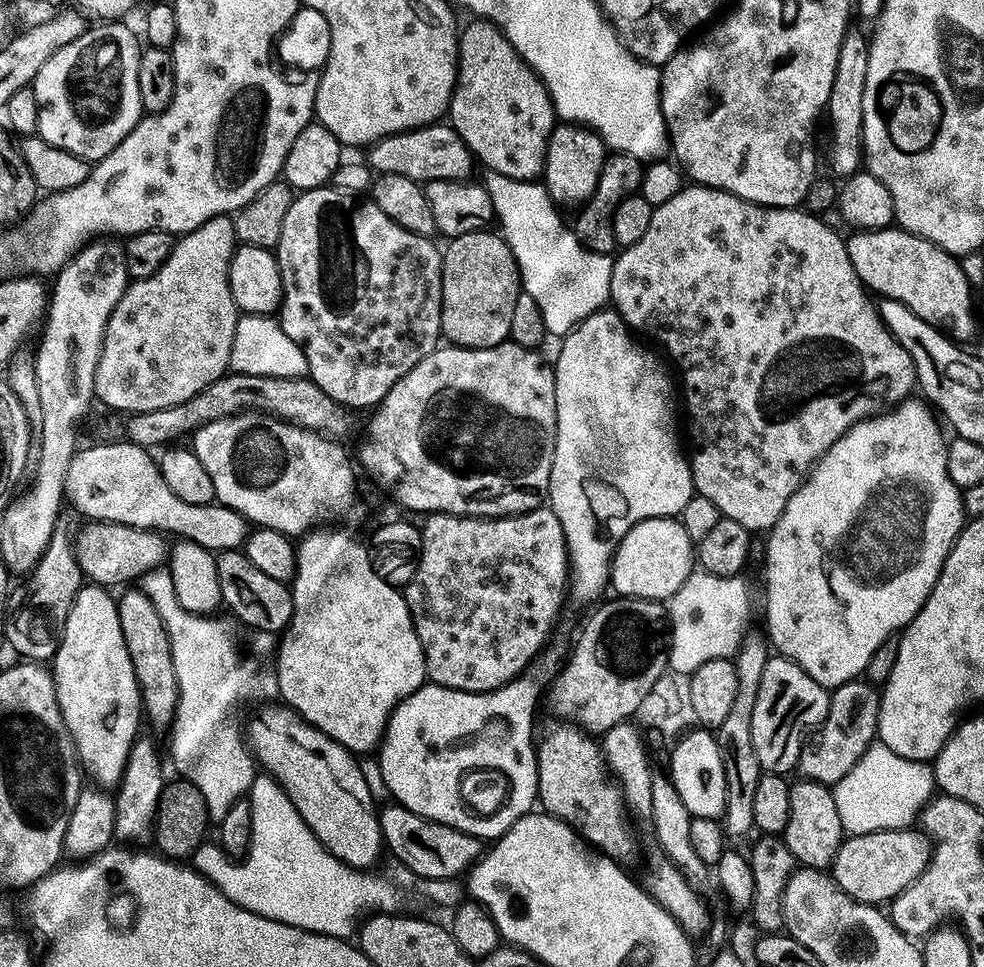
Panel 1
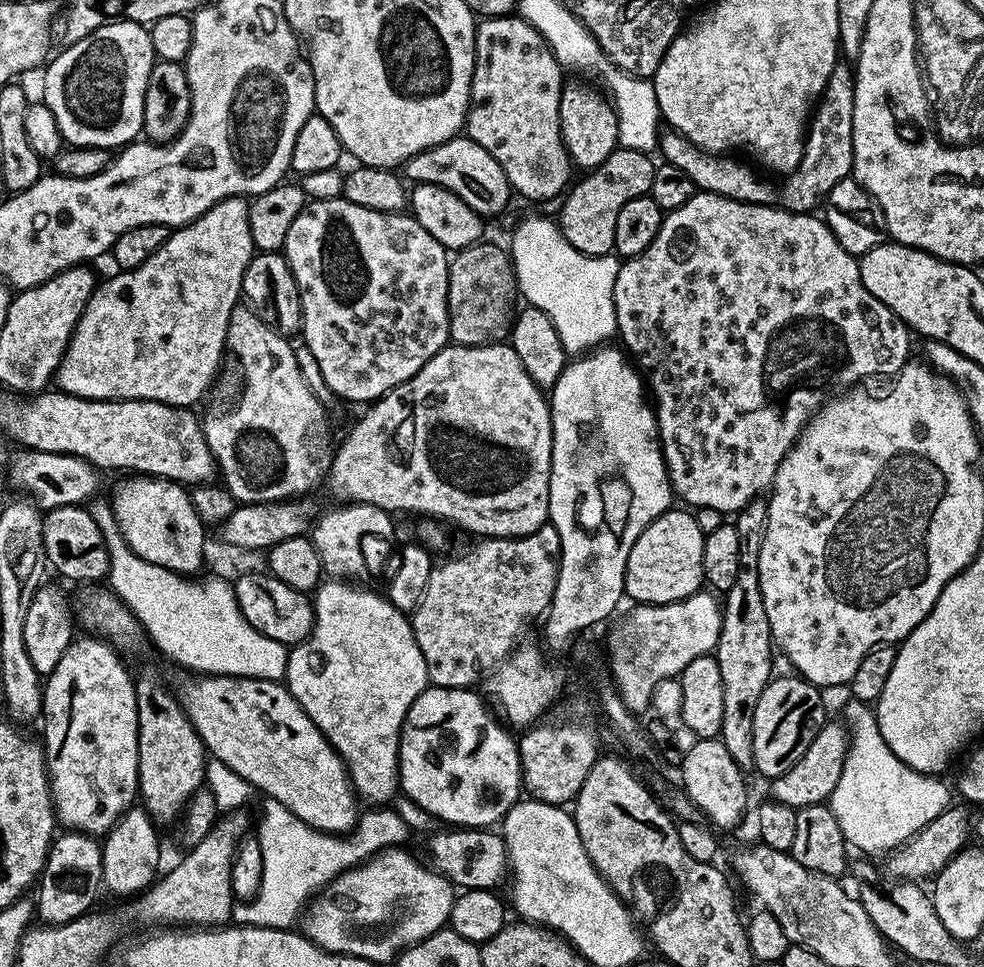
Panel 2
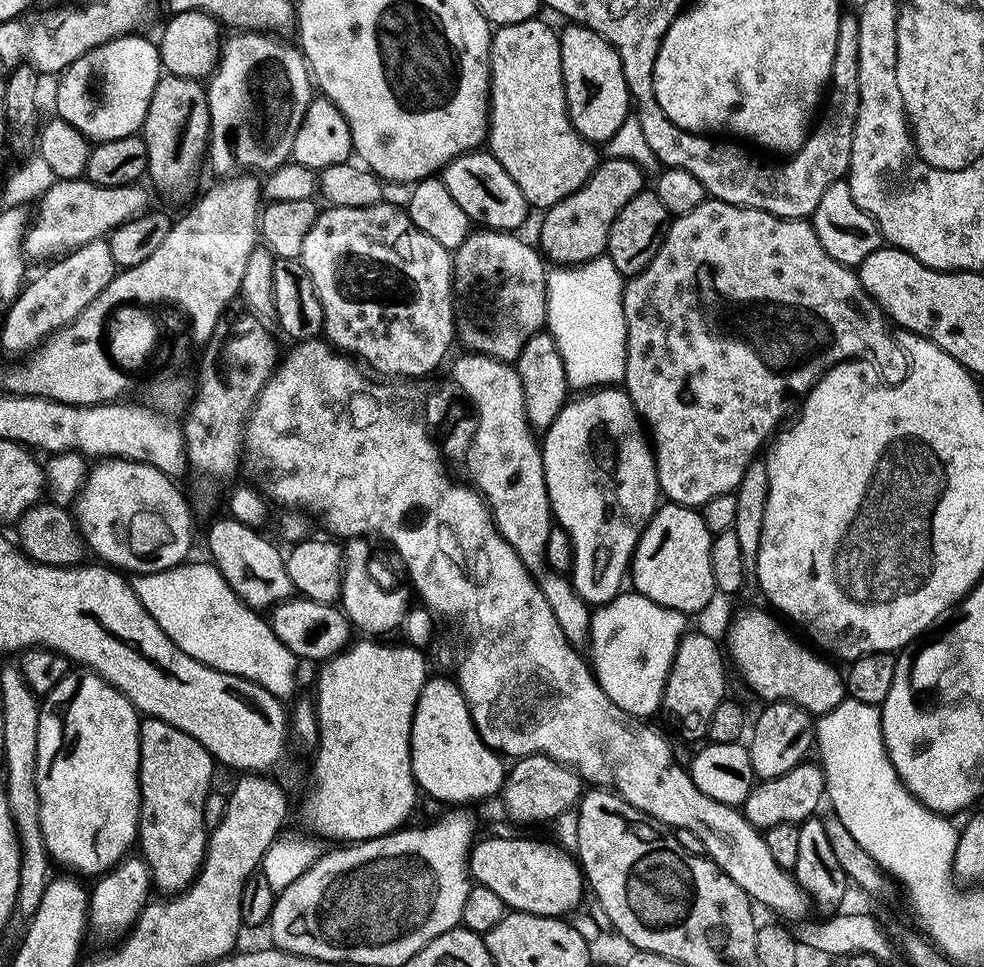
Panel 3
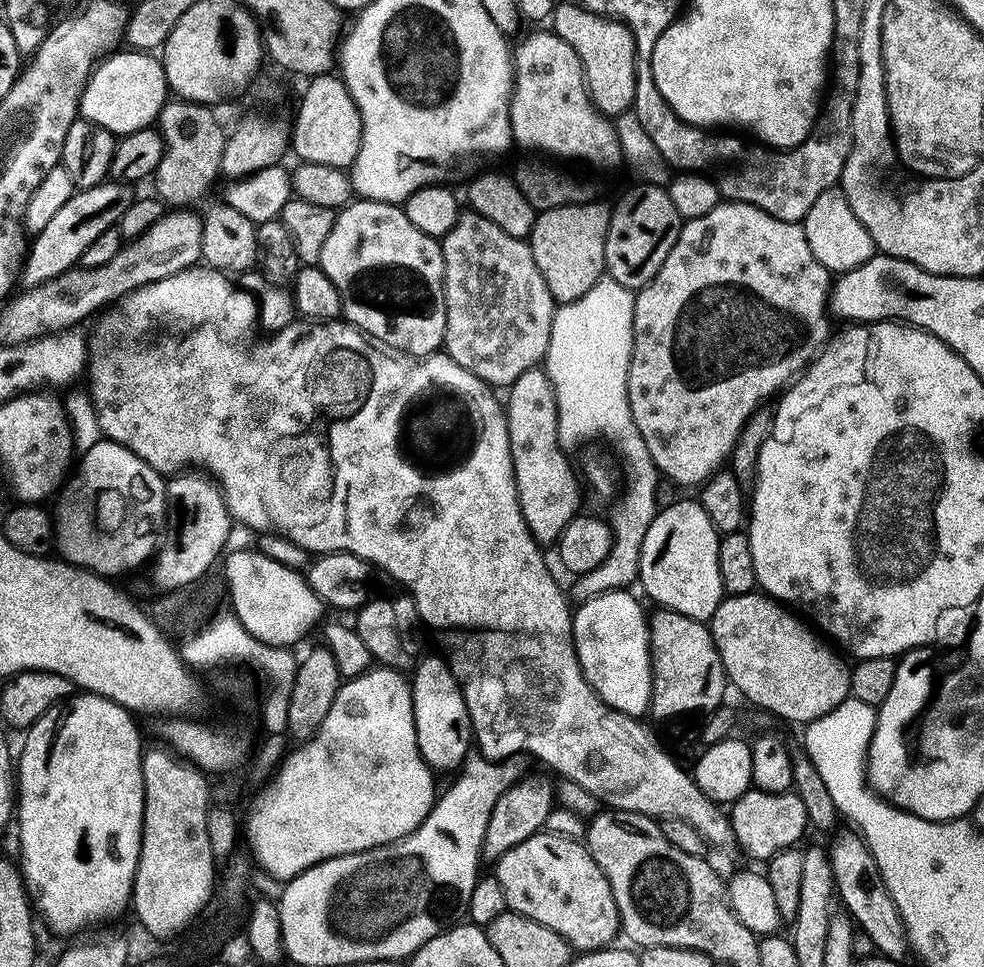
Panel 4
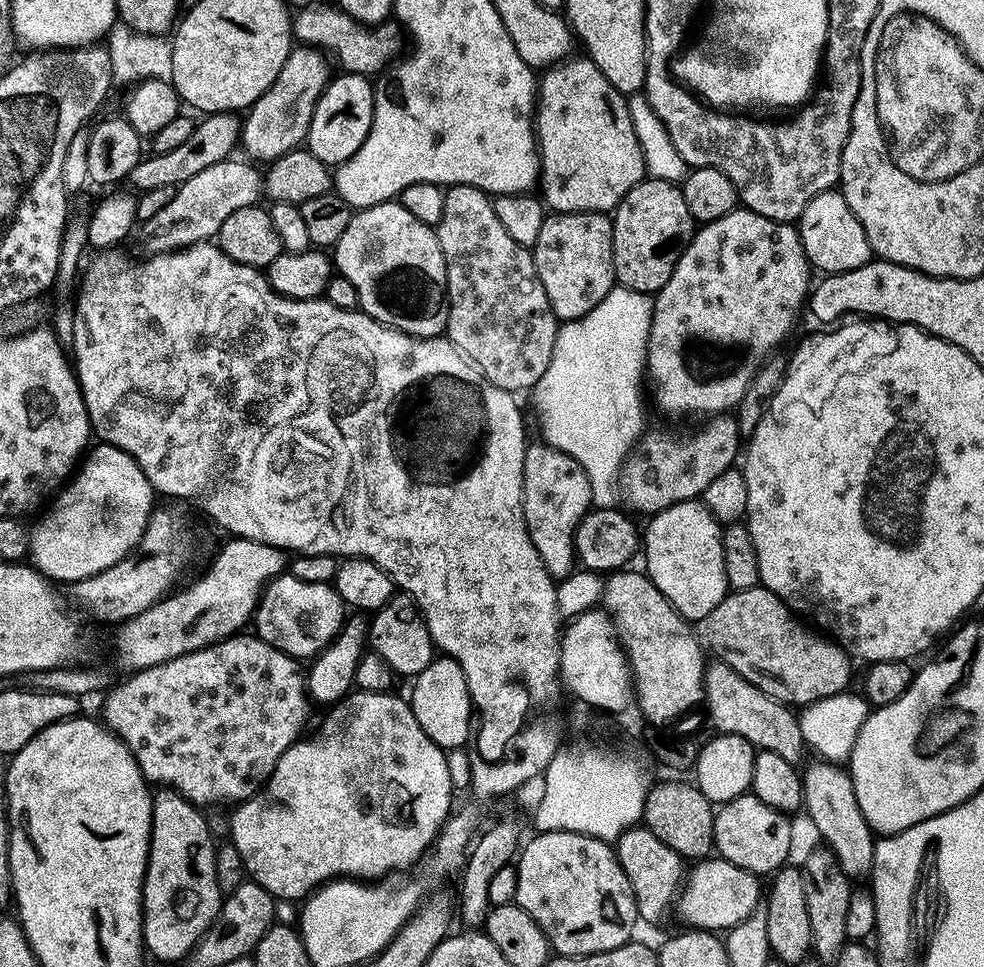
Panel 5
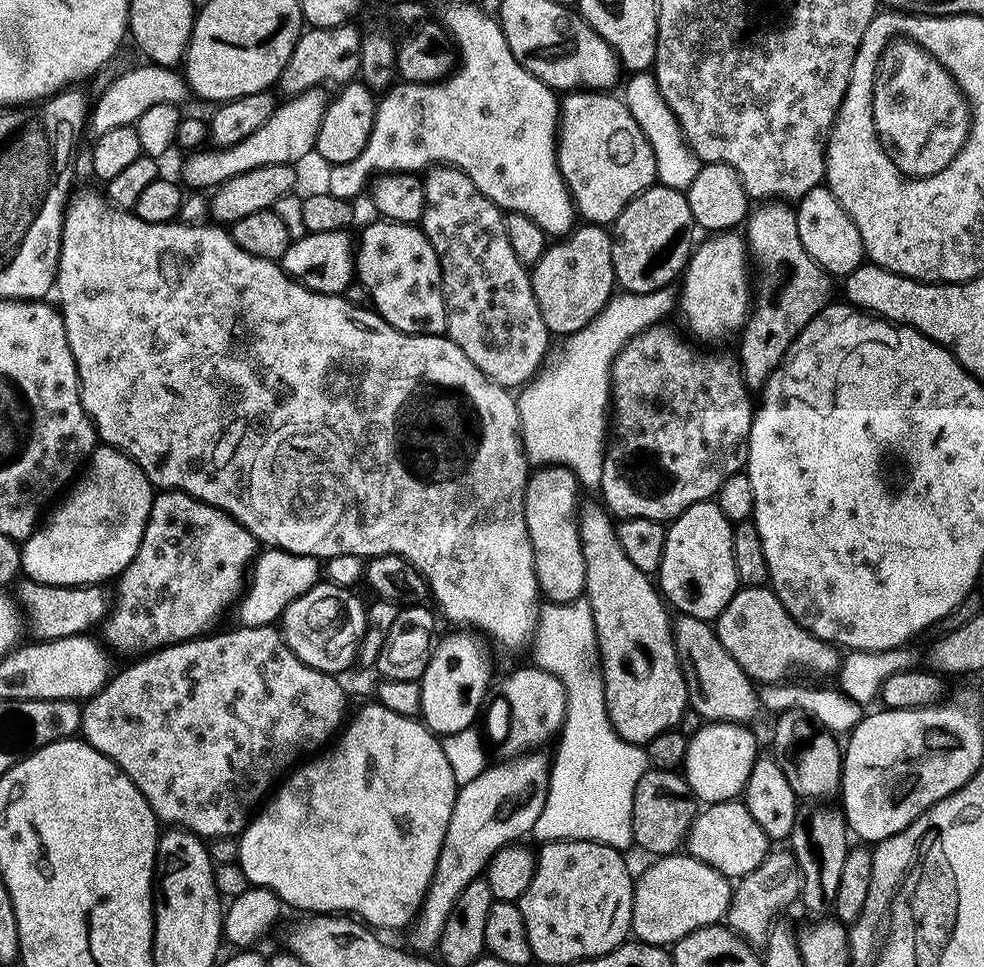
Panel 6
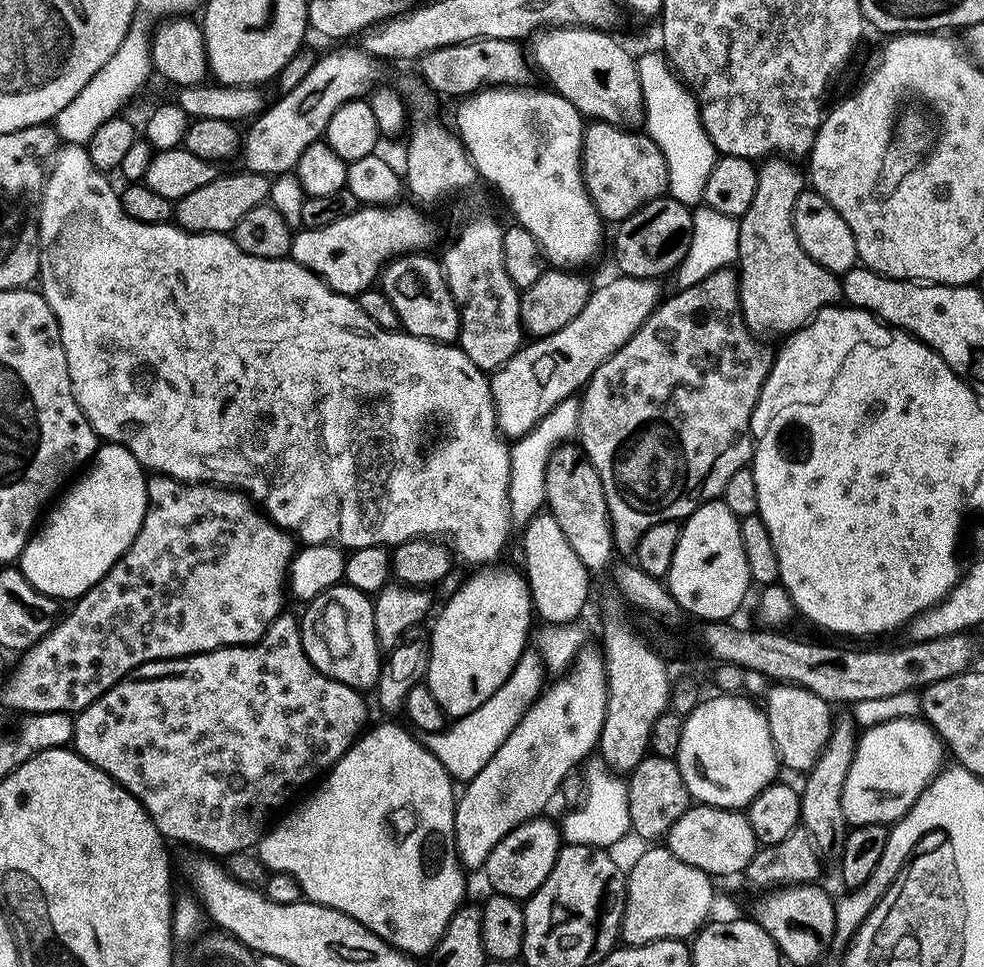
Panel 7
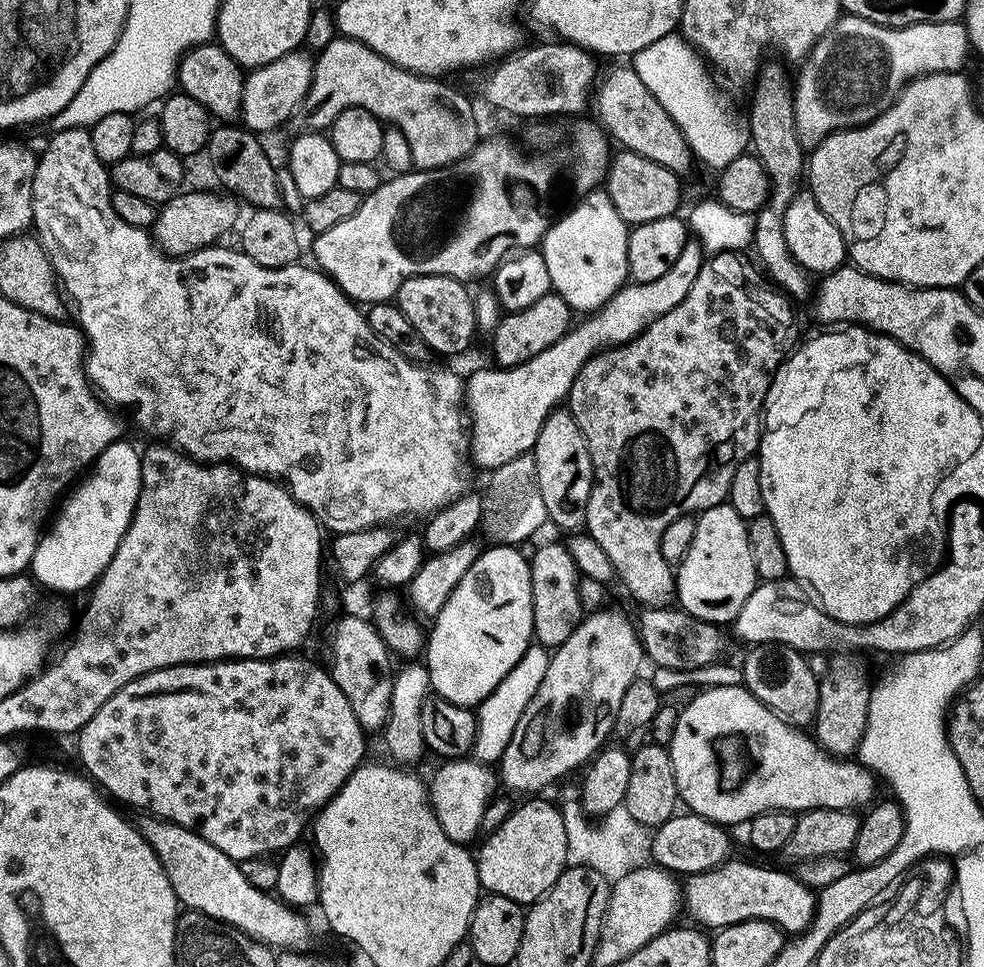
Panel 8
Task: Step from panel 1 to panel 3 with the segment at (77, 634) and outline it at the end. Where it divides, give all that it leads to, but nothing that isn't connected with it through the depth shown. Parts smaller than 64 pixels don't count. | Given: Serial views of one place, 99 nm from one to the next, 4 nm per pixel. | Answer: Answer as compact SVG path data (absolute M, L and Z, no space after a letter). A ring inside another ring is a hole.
M84 674L69 704L68 687L67 683L54 686L54 690L43 697L40 705L36 785L42 838L49 857L64 867L61 869L71 870L81 877L99 878L111 870L119 860L129 855L131 848L128 847L131 844L133 847L138 840L141 717L136 707L101 676ZM56 716L64 716L64 729L60 732L60 745L57 748Z

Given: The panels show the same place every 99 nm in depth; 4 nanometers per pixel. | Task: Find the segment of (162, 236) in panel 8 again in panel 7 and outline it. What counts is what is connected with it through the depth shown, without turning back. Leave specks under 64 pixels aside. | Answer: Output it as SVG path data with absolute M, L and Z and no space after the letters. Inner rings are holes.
M239 170L240 172L228 172L217 174L213 180L206 182L206 186L201 186L198 190L193 190L190 194L175 201L174 220L179 227L185 228L188 232L223 232L232 234L250 210L263 205L267 201L272 180L269 177Z

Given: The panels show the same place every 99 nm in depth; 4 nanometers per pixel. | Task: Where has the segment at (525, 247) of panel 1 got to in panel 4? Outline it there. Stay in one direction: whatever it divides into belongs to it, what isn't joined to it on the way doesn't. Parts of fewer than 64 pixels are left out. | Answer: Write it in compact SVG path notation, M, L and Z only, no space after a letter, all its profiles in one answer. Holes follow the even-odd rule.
M602 278L582 298L569 304L557 307L554 322L550 330L550 346L546 357L546 371L553 384L557 398L558 432L561 445L580 444L583 440L596 440L599 436L609 436L617 440L616 448L628 467L628 485L620 496L620 501L612 508L610 523L612 526L612 549L610 554L594 570L575 577L571 595L583 602L603 592L619 592L627 589L628 584L635 585L640 575L640 559L642 558L642 542L646 538L646 530L650 530L650 522L654 522L658 511L656 504L656 480L658 473L650 458L650 450L646 450L646 442L642 442L642 434L638 434L638 426L634 426L634 418L630 414L630 402L626 390L626 378L630 370L630 354L632 353L632 327L634 326L633 289L623 288L618 282Z

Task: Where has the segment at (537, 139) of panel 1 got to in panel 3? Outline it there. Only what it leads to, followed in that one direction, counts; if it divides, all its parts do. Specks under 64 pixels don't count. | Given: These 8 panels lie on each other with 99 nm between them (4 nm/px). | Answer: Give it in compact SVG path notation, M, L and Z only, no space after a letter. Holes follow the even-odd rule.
M541 20L502 25L491 33L486 148L502 162L502 170L514 178L529 205L547 210L587 182L598 163L598 148L582 139L570 122L562 82L560 37Z

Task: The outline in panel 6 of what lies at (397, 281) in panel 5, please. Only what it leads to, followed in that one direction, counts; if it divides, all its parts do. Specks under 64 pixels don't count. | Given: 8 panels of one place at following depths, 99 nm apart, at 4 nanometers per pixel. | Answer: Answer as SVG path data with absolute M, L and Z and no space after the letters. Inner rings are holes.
M377 219L377 224L368 224L355 245L356 276L359 283L370 290L372 308L387 324L411 336L438 336L448 331L448 311L442 290L442 274L438 254L426 238L424 229L415 224L399 224L393 220Z

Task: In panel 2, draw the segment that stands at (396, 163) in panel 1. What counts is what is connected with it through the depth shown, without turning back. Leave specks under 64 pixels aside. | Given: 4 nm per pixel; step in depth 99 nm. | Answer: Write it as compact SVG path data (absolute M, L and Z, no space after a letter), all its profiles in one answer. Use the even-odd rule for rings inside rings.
M466 134L414 154L404 161L402 172L409 181L412 179L416 184L437 184L458 194L458 198L462 198L462 202L466 202L470 210L485 218L506 211L508 199L513 199L514 196L502 166L498 166L498 162L490 158L489 152L482 150L482 146L478 146L478 142L474 142Z

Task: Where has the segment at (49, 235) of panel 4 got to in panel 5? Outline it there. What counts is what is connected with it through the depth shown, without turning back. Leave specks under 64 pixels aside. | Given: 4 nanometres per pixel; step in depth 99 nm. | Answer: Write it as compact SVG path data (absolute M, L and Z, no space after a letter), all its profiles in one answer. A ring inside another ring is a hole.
M216 112L205 115L191 132L190 138L182 142L182 146L177 146L167 154L148 154L141 158L138 166L130 170L126 181L127 187L137 193L149 192L158 186L170 186L175 189L194 178L194 174L198 174L199 171L229 159L233 155L234 146L237 147L239 143L240 126L241 121L235 113Z

